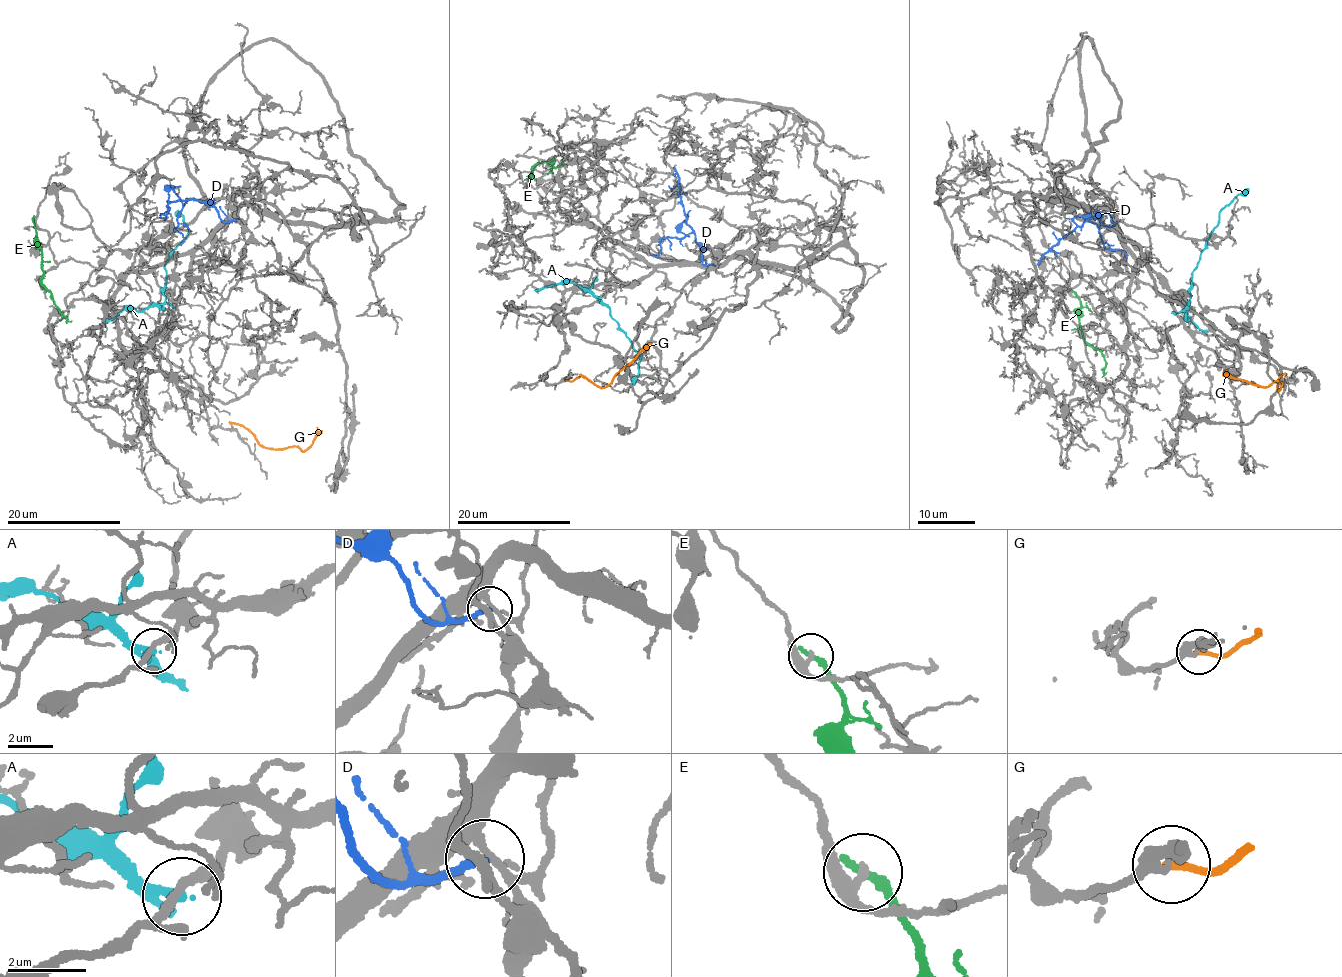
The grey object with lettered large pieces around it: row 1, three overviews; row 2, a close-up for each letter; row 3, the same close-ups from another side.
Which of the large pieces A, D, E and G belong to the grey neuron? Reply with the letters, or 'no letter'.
no letter

